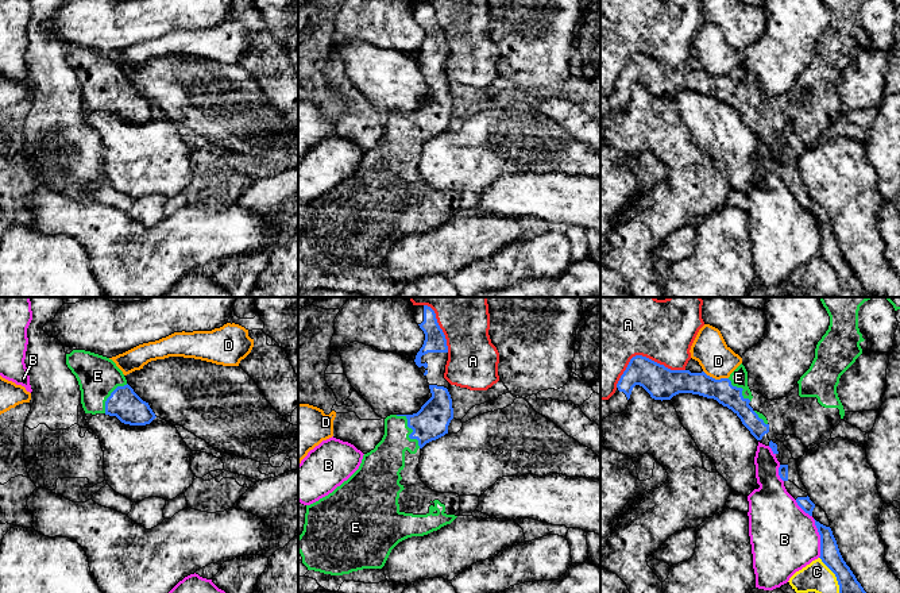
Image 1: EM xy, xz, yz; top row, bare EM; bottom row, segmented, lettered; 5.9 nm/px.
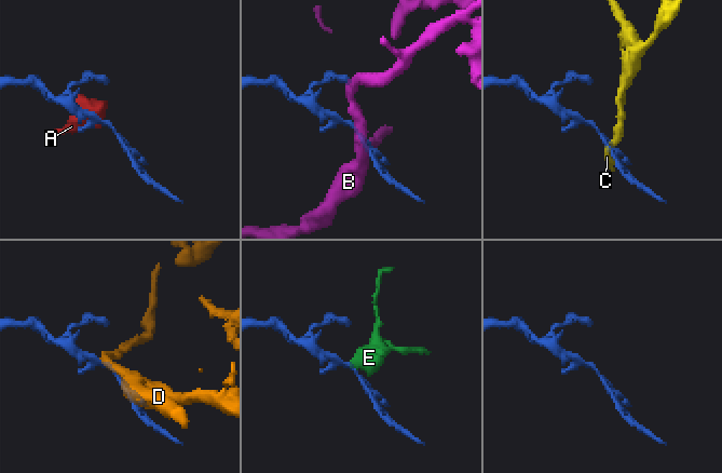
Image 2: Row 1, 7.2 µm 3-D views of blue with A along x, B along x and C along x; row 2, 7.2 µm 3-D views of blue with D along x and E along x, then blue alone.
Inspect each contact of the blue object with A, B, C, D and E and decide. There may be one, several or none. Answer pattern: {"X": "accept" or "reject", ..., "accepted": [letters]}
{"A": "reject", "B": "reject", "C": "reject", "D": "reject", "E": "accept", "accepted": ["E"]}

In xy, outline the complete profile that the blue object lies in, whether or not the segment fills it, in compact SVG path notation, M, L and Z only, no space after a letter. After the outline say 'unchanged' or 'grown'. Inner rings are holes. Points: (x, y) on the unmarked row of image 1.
M73 47L66 51L66 62L76 73L85 111L116 113L130 123L150 122L157 113L127 81L116 61L103 53Z; grown

